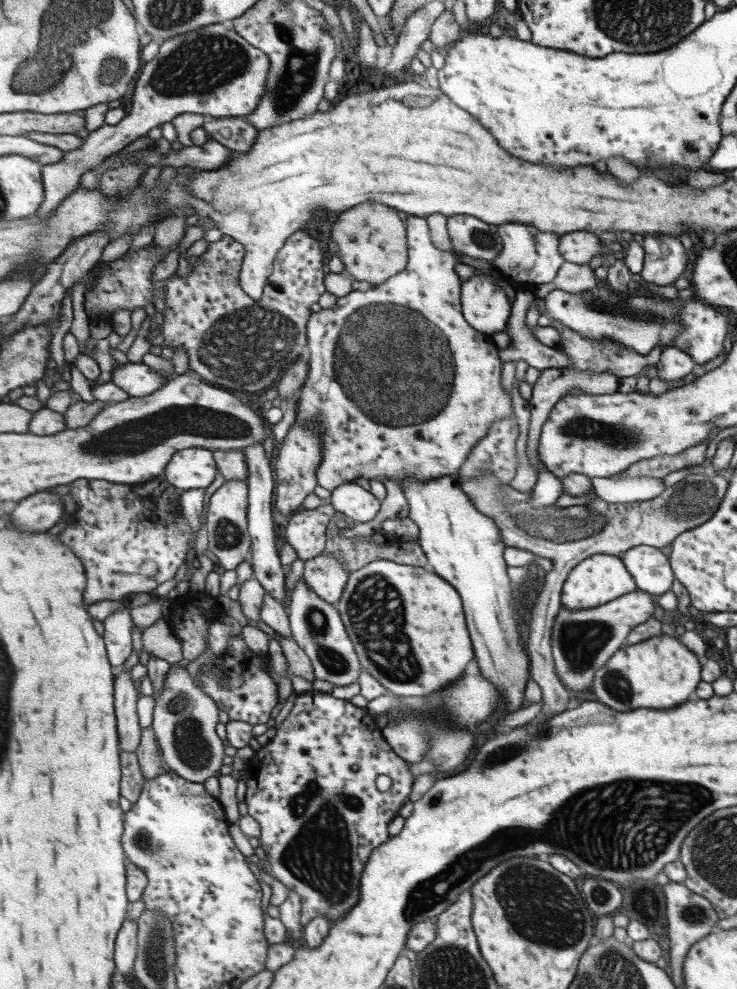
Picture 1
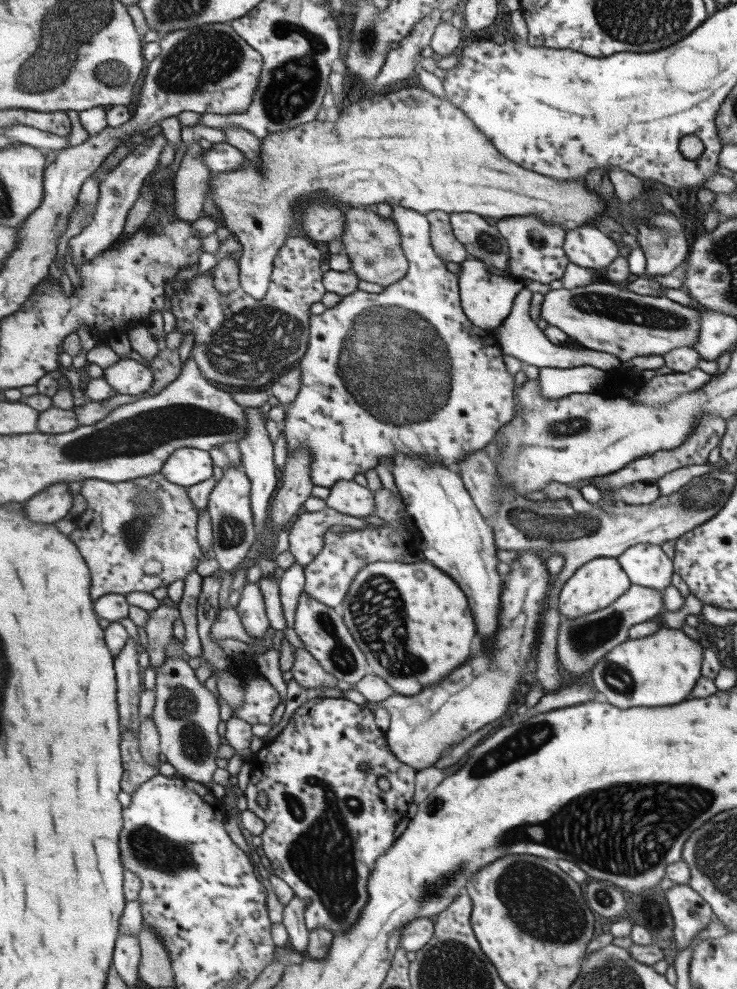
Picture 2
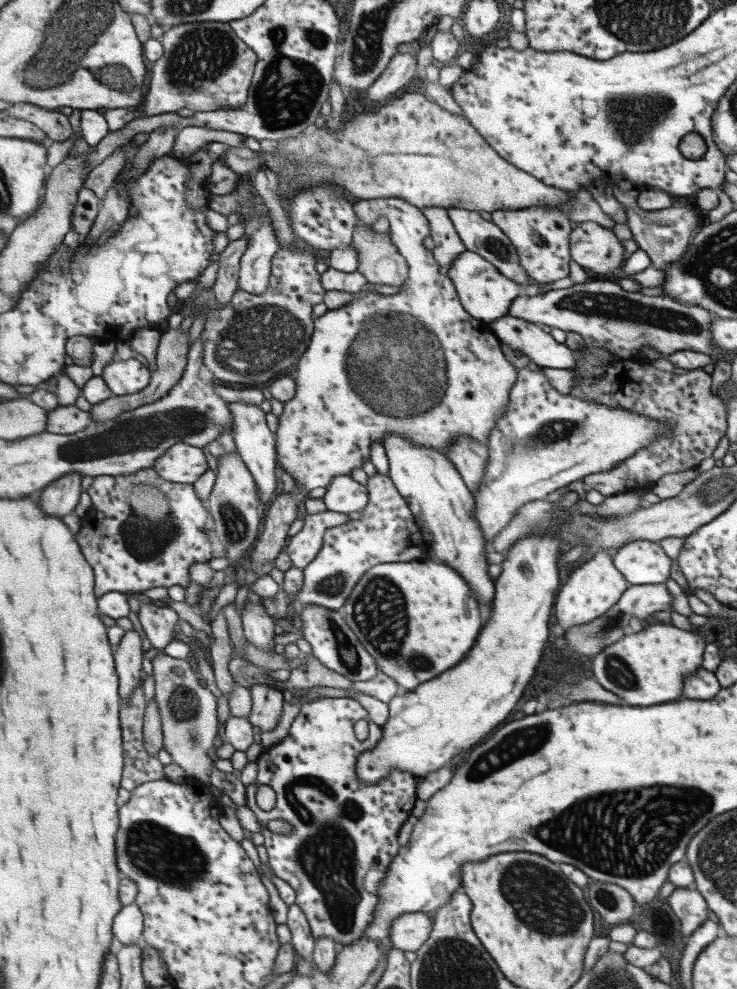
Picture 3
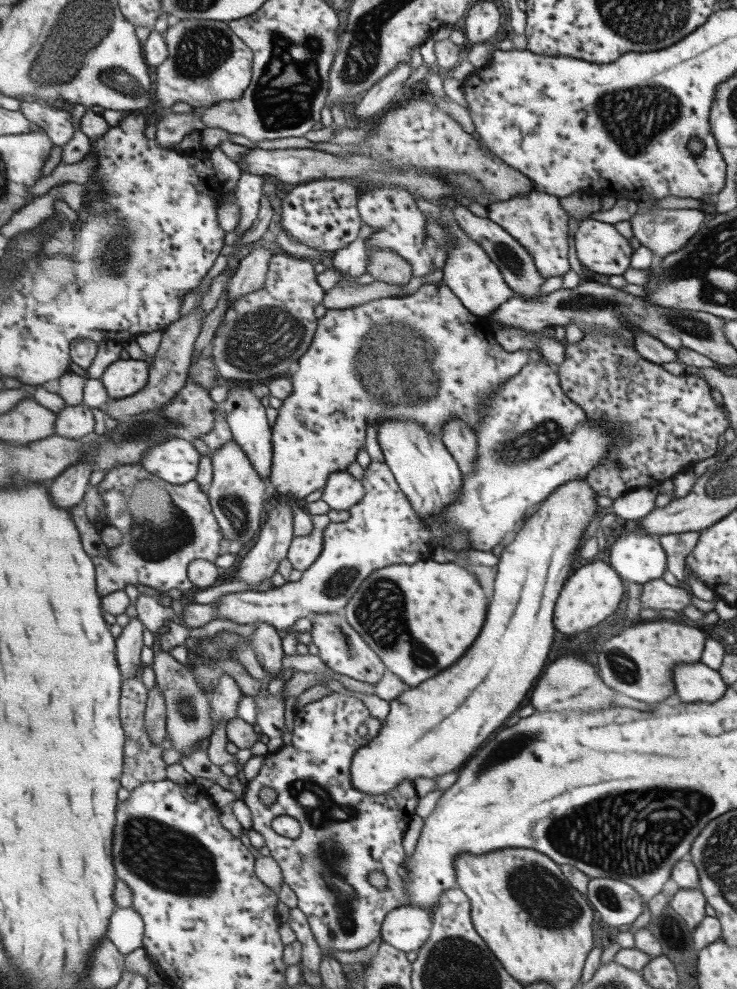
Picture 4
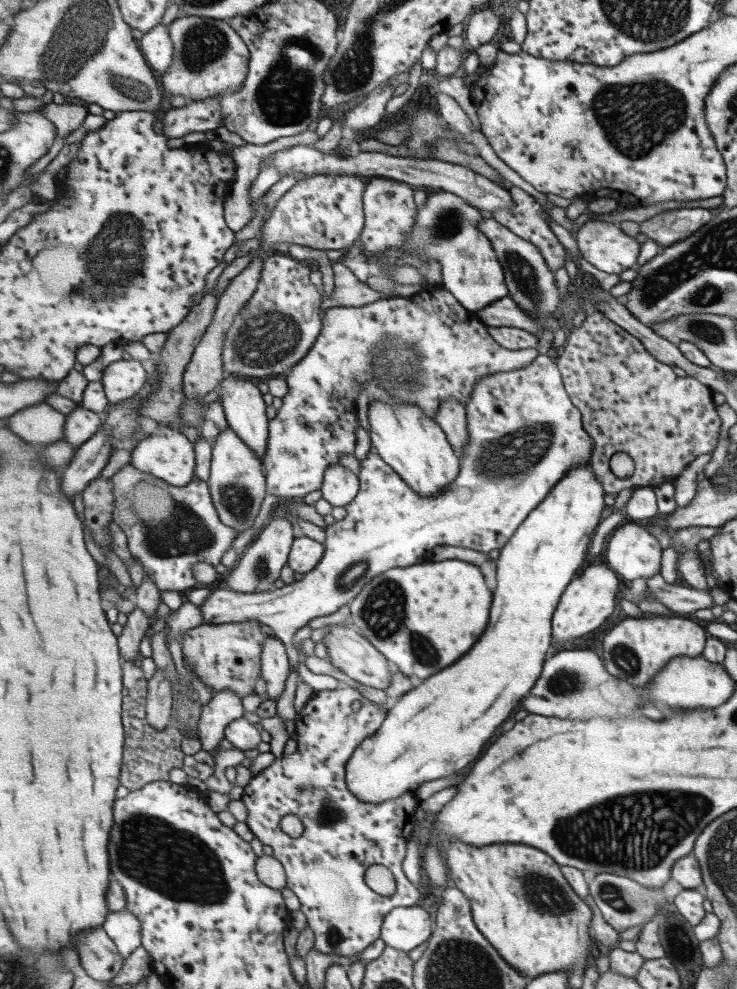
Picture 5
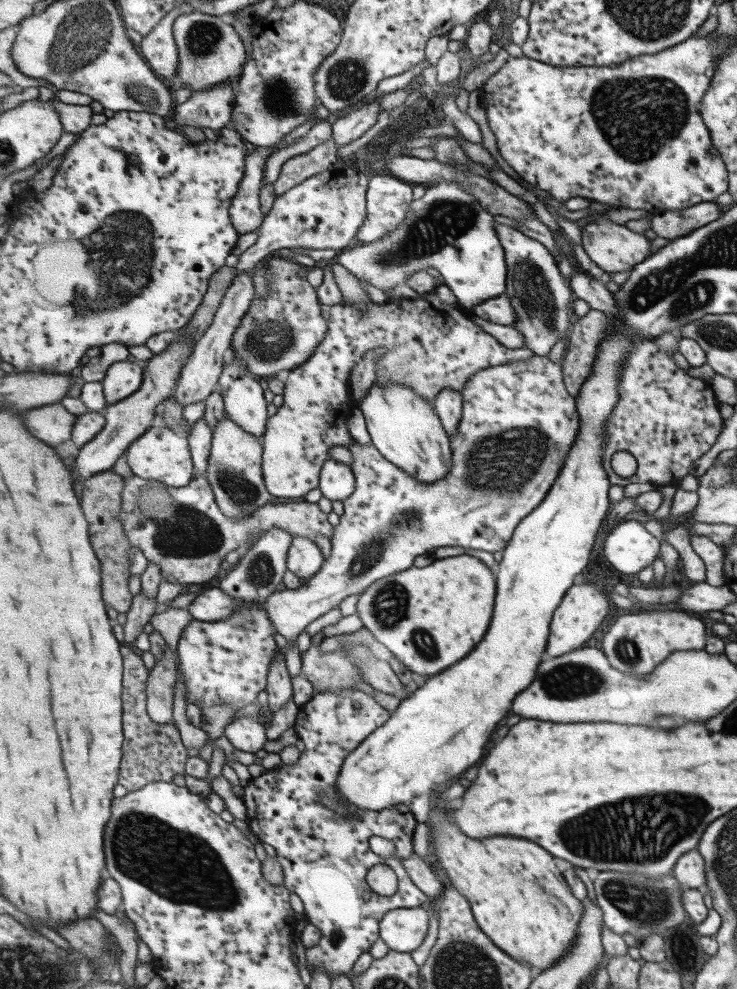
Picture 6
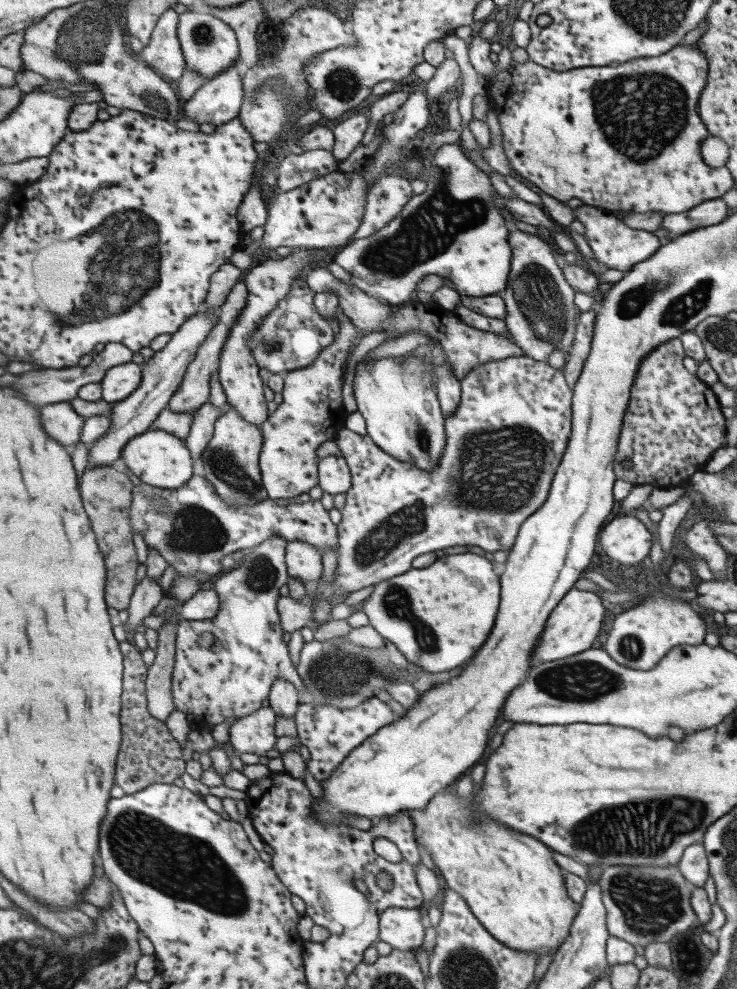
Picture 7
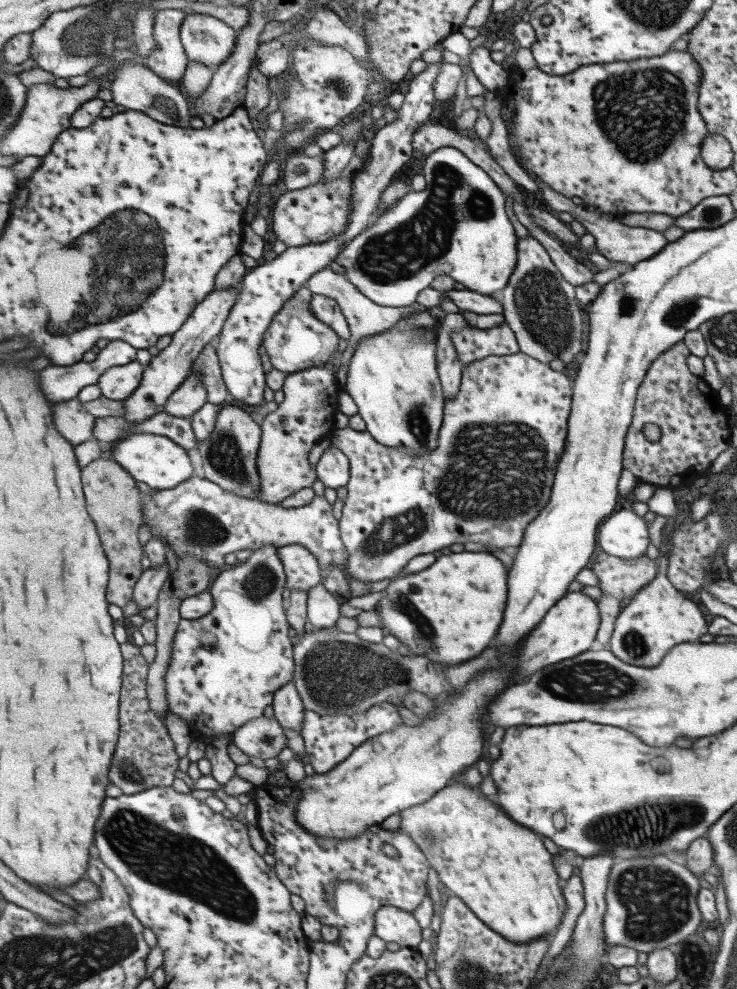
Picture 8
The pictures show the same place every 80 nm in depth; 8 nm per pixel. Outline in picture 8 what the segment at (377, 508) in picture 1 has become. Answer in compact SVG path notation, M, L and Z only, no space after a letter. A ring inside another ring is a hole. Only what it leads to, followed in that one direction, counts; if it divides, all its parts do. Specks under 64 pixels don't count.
M335 443L327 447L316 468L318 479L325 488L336 490L348 487L351 478L350 460Z

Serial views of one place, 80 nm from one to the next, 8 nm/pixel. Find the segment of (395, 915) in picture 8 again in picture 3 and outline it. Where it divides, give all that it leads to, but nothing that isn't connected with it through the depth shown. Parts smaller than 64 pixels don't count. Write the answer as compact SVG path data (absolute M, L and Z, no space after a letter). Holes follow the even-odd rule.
M424 912L401 915L392 924L393 945L399 950L417 953L428 943L434 927L433 919Z

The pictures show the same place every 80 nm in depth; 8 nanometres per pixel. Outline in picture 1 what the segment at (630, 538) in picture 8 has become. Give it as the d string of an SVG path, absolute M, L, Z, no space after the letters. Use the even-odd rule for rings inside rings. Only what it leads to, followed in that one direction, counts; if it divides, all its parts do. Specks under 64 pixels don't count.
M640 545L628 548L620 557L637 589L657 597L670 590L675 578L668 555L660 549Z

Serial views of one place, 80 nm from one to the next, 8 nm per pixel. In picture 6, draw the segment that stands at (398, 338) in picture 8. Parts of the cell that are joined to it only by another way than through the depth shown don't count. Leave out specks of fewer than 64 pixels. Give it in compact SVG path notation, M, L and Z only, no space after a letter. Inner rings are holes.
M375 380L362 398L362 410L372 443L393 465L415 480L433 484L443 480L453 468L451 436L429 399L405 383L377 385Z

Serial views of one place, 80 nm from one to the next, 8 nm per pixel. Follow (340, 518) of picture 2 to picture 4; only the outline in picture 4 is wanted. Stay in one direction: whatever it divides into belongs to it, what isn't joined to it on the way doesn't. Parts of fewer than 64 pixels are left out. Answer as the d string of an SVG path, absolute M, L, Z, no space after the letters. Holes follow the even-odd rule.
M310 515L312 530L310 535L299 536L291 542L288 559L293 563L294 570L305 572L320 558L324 551L324 533L330 526L331 518L323 515Z

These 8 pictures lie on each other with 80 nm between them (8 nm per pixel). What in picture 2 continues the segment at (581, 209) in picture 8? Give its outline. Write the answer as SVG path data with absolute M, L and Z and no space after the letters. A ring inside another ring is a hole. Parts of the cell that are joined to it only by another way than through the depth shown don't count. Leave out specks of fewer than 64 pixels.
M581 224L581 228L569 230L569 240L564 241L569 260L580 268L599 272L600 268L611 265L618 258L615 240L591 224Z

